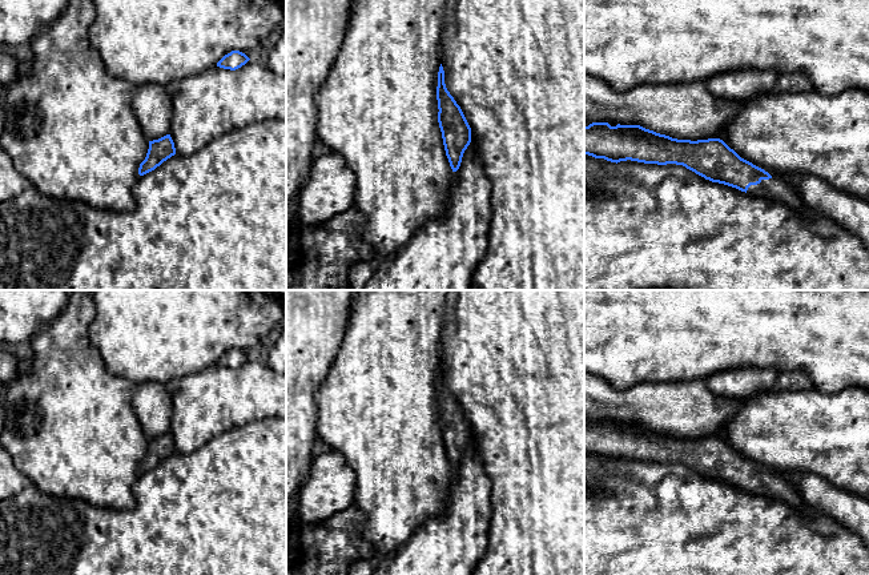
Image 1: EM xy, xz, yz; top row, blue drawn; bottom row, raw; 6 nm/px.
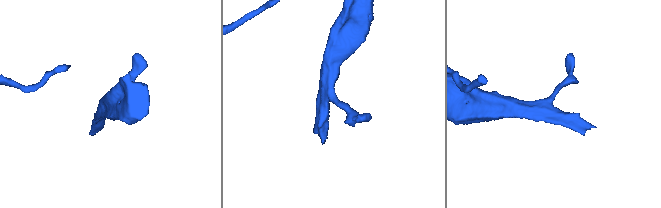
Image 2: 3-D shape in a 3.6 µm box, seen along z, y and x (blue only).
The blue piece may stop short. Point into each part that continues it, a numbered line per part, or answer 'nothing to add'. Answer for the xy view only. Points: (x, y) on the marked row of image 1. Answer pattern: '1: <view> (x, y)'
nothing to add

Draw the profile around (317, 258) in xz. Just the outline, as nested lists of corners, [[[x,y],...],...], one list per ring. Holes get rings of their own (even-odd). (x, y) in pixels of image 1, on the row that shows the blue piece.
[[[293,206],[286,214],[286,290],[351,290],[351,266],[377,262],[377,253],[363,240],[366,220],[355,206],[313,228],[295,228],[294,217]]]

